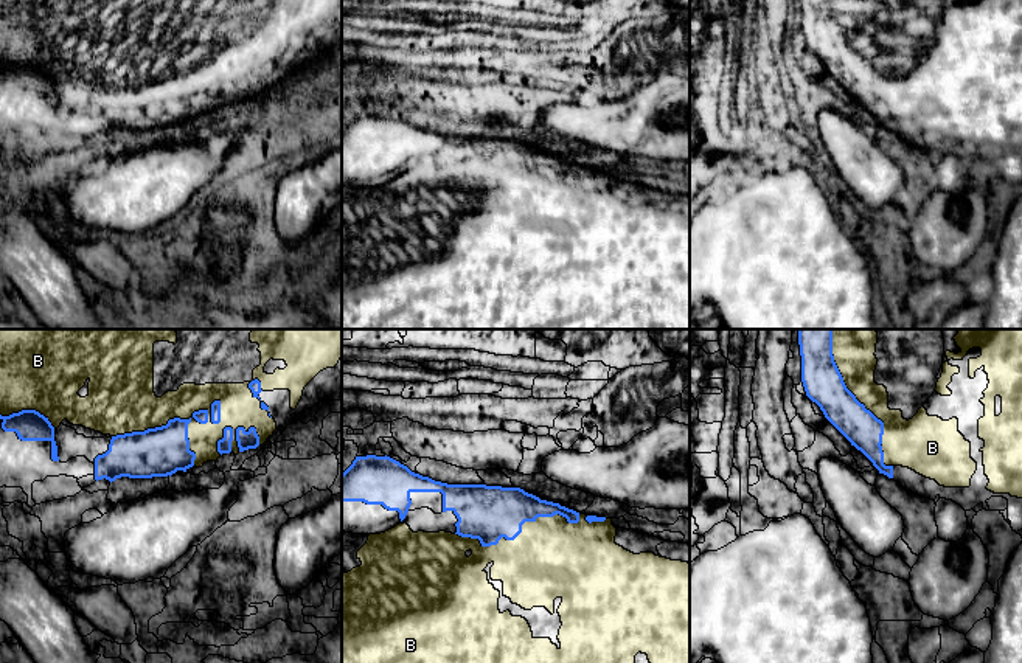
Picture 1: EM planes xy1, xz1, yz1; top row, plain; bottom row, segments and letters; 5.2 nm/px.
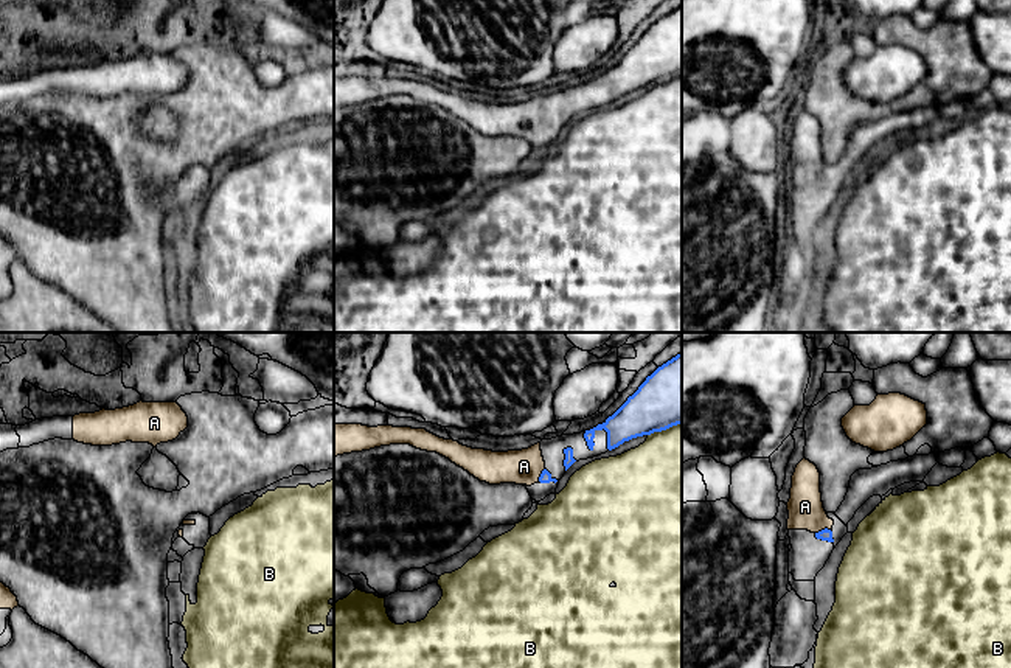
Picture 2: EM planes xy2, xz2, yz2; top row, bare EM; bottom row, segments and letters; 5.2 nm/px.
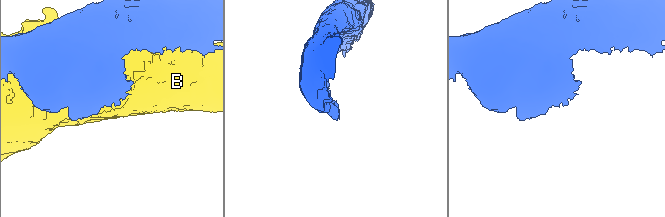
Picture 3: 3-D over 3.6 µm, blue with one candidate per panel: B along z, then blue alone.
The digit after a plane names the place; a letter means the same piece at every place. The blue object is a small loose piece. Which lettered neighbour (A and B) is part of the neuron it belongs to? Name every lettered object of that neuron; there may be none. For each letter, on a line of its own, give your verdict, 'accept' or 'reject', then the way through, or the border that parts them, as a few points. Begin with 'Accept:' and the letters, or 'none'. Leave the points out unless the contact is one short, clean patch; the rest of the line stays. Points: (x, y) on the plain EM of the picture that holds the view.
Accept: A
A: accept
B: reject

